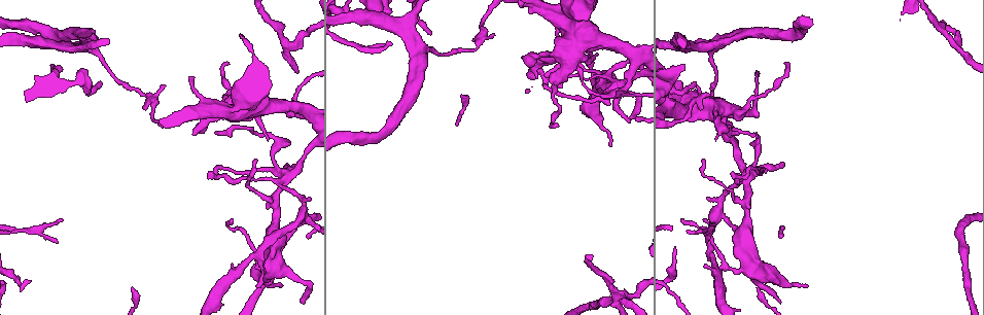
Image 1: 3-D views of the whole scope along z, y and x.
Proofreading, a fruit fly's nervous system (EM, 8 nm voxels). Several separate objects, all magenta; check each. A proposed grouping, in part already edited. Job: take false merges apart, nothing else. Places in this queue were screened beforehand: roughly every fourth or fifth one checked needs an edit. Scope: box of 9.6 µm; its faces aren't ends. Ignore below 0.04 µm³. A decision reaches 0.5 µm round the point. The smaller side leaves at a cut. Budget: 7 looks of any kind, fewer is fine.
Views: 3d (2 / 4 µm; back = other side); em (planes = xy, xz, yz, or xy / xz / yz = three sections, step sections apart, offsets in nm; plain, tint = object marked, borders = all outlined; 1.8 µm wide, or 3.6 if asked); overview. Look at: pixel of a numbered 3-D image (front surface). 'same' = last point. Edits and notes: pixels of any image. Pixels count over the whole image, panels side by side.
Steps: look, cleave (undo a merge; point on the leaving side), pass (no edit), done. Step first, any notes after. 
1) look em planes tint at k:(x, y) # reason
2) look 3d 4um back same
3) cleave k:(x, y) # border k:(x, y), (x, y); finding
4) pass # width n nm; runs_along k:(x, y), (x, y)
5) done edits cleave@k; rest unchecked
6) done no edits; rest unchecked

look em planes tint at 1:(618, 84)

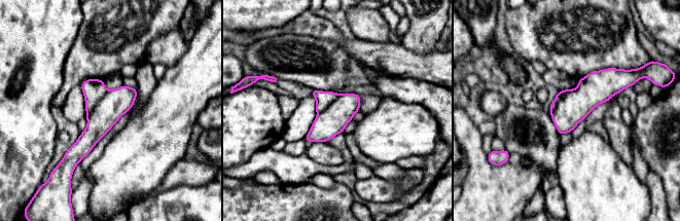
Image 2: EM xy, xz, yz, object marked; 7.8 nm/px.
cleave 2:(561, 94) # width 280 nm; border 2:(571, 89), (565, 94), (550, 113); a second cell is stuck on

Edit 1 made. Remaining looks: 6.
look overview # see it whole again

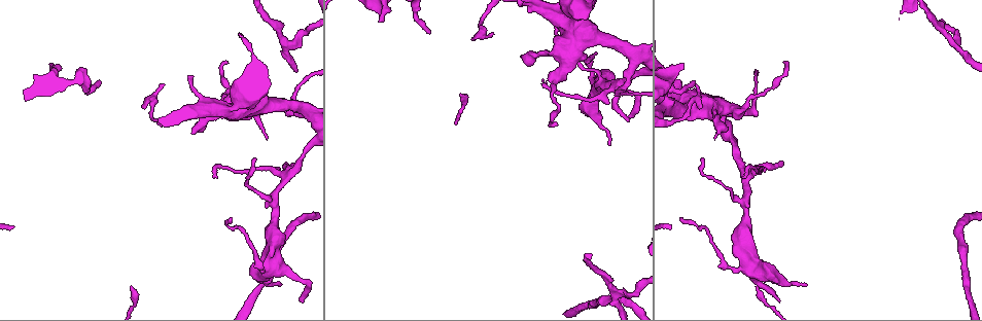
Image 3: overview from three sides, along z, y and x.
look em planes plain at 3:(271, 267) # branch point

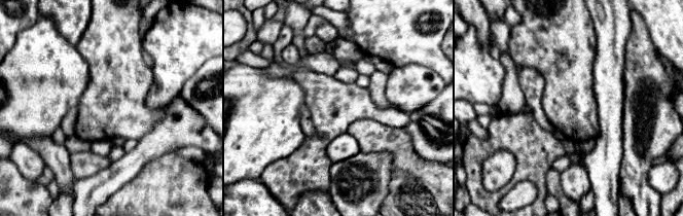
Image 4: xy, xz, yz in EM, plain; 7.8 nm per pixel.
look em planes tint same

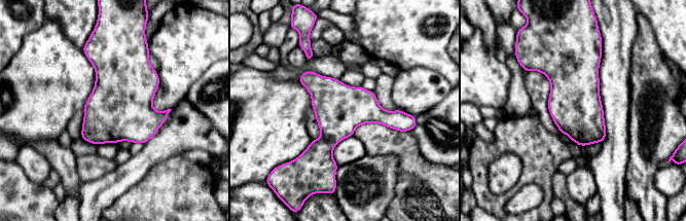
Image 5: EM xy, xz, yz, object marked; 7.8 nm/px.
pass # all the same cell

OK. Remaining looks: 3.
done edits cleave@2; rest unchecked

